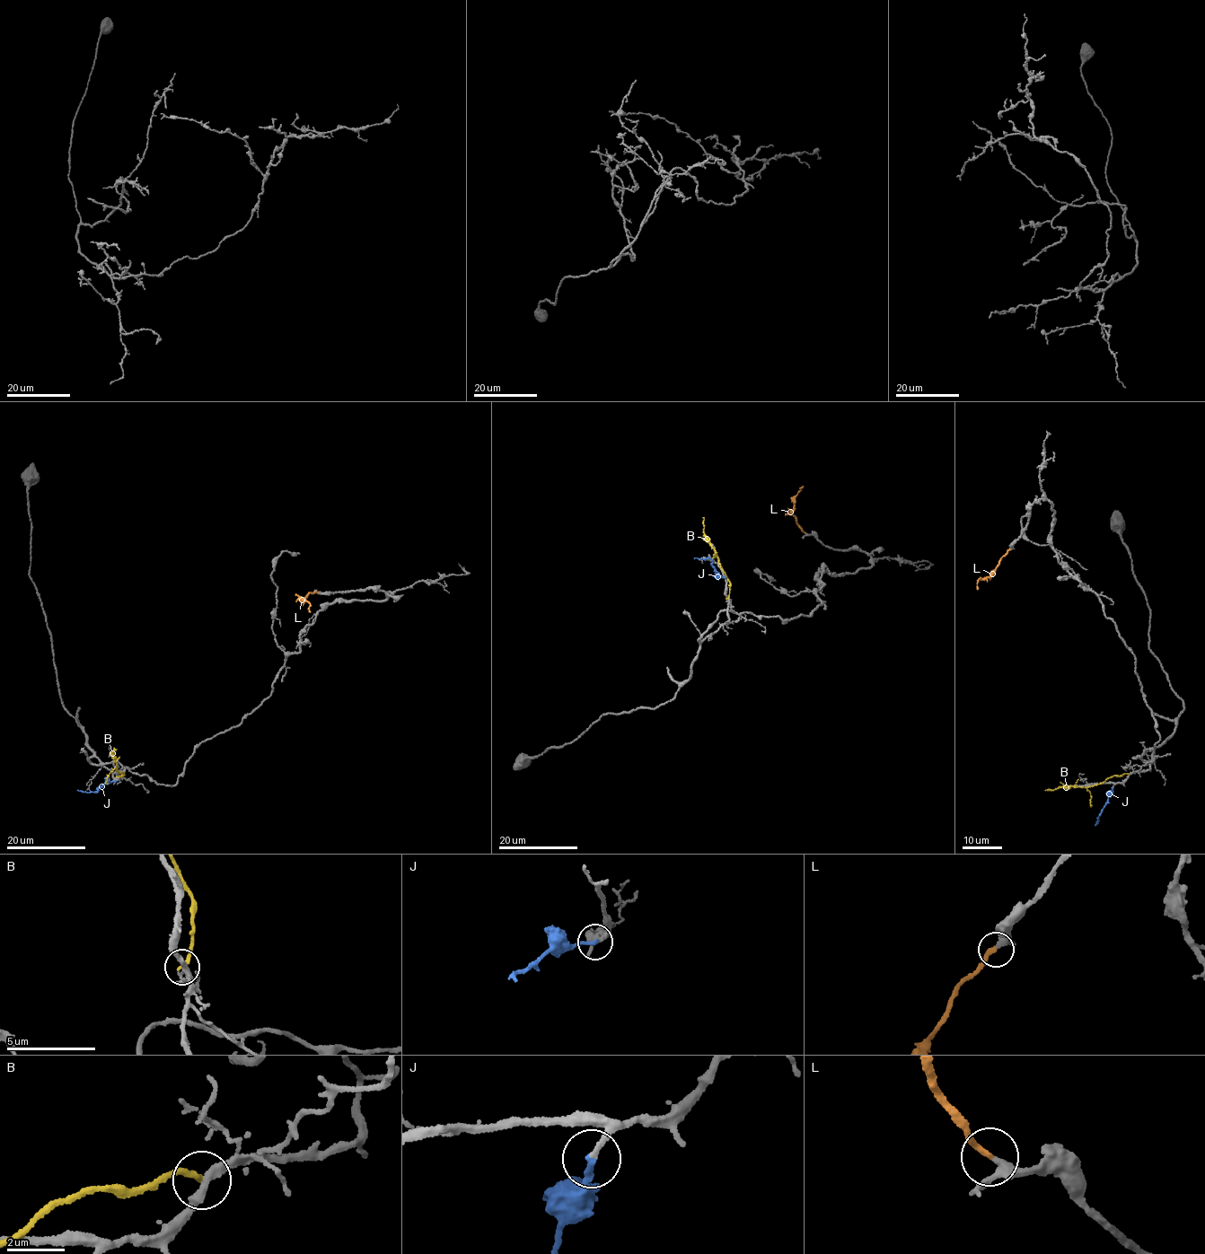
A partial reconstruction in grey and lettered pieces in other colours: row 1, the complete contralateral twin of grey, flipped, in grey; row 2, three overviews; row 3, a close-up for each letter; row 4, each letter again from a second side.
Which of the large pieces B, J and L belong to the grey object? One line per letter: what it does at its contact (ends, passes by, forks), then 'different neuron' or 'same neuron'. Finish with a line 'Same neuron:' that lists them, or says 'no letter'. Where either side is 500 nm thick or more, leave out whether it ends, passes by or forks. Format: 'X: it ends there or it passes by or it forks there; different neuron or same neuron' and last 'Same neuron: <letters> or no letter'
B: it ends there; different neuron
J: it ends there; same neuron
L: it ends there; same neuron
Same neuron: J, L

